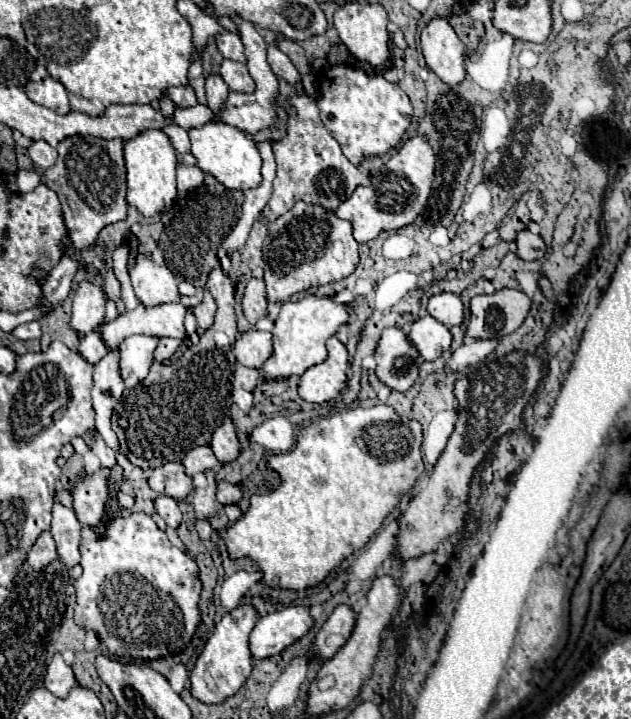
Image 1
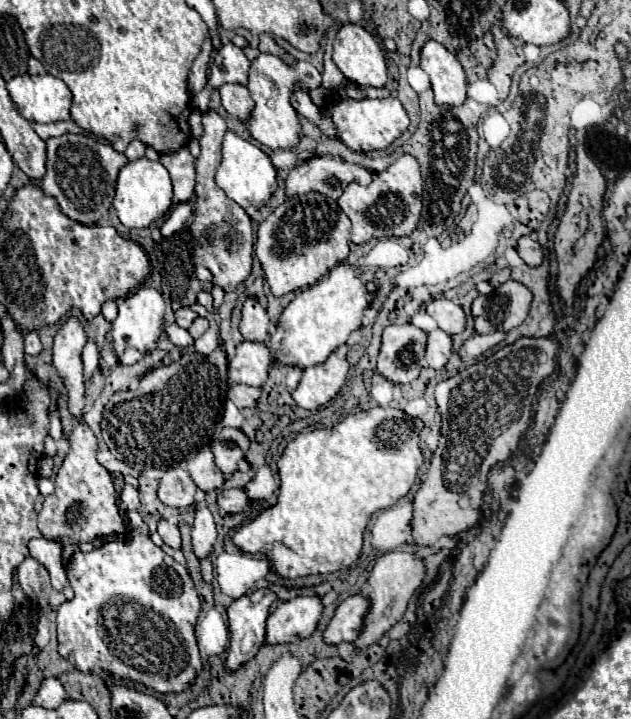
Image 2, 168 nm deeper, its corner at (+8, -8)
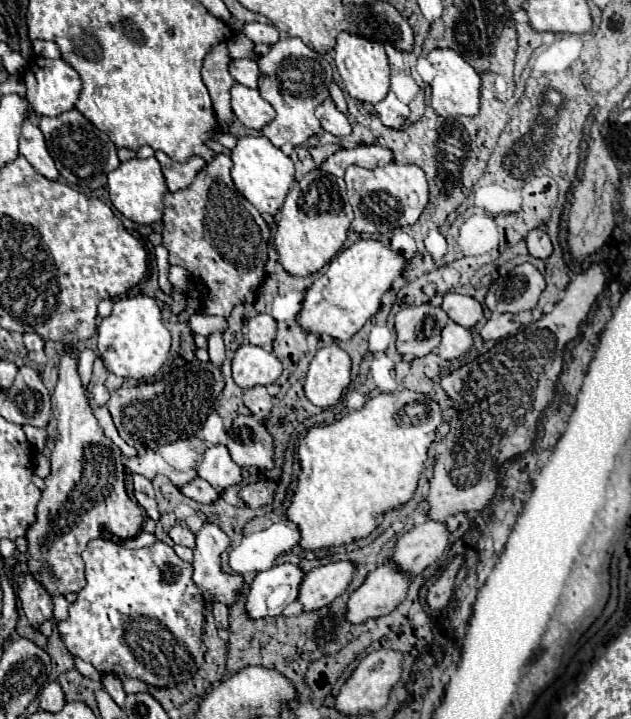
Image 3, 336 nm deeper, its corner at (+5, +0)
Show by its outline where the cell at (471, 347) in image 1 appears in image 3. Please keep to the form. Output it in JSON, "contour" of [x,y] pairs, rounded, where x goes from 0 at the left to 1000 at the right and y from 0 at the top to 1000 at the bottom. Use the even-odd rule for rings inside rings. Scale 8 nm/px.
{"contour":[[[781,437],[778,445],[762,456],[762,467],[765,473],[794,473],[823,456],[826,448],[816,437]]]}

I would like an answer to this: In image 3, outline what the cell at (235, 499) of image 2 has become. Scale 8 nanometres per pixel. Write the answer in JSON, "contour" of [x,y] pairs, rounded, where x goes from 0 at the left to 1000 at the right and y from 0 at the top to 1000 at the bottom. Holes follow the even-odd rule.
{"contour":[[[410,668],[401,673],[385,673],[385,679],[382,679],[382,695],[398,707],[417,707],[417,704],[429,701],[433,690],[436,690],[436,684],[420,668]]]}

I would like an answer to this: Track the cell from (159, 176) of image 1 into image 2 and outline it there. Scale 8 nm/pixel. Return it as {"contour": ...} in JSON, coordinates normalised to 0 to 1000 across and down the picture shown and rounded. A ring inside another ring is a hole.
{"contour":[[[231,217],[197,228],[197,234],[187,242],[184,253],[184,273],[181,273],[181,292],[190,303],[190,309],[203,317],[231,317],[244,312],[247,306],[257,306],[273,284],[273,253],[263,234],[257,234],[254,225],[235,223]]]}

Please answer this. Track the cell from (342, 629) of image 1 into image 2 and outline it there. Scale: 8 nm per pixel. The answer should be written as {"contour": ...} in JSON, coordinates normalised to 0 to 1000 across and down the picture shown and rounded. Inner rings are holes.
{"contour":[[[574,826],[548,832],[529,851],[517,879],[513,893],[517,896],[542,896],[542,893],[561,893],[574,876],[574,862],[583,848],[583,834]]]}

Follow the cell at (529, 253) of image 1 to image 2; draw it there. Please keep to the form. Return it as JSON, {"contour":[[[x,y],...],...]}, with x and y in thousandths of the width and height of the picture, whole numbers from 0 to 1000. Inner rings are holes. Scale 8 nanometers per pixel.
{"contour":[[[827,328],[821,334],[821,342],[818,342],[824,359],[837,367],[837,370],[856,370],[859,364],[859,348],[856,348],[856,339],[846,337],[840,328]]]}

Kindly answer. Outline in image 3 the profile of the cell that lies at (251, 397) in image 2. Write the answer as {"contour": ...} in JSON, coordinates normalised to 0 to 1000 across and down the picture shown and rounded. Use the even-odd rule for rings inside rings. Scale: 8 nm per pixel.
{"contour":[[[404,537],[404,540],[388,542],[385,559],[398,570],[398,576],[404,576],[414,584],[426,581],[429,570],[433,570],[433,551],[423,545],[420,537]]]}

